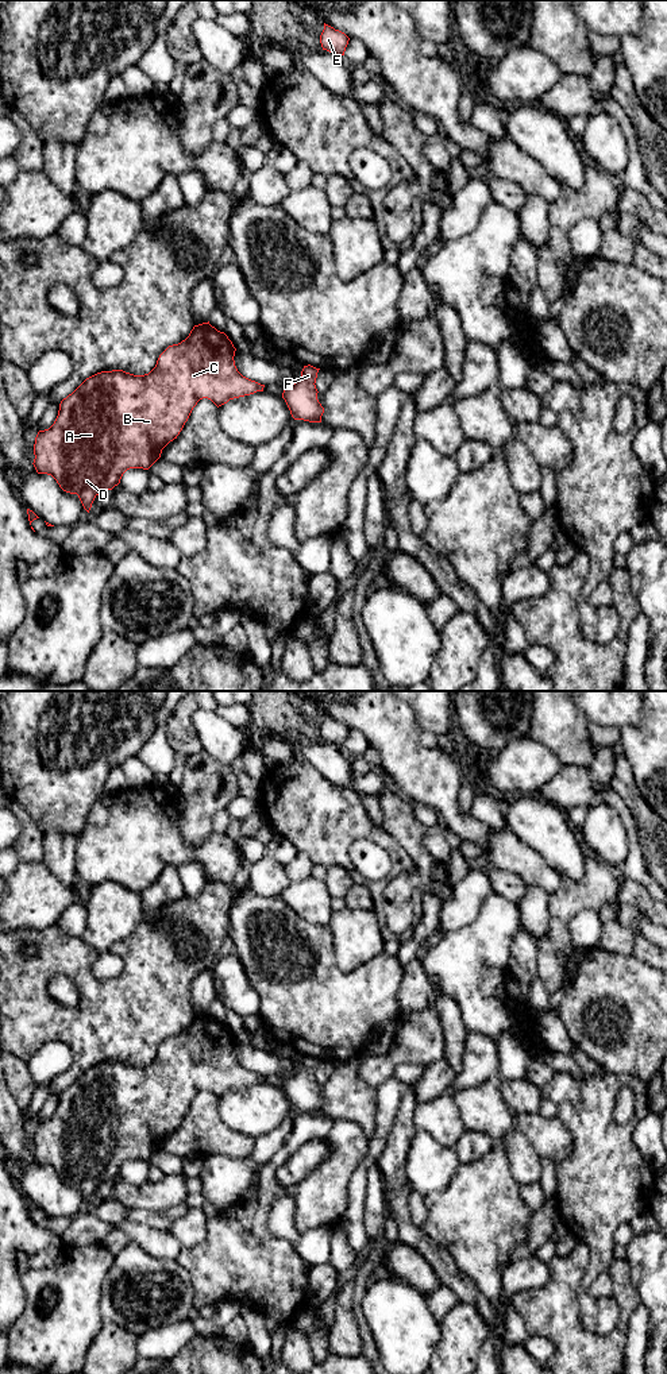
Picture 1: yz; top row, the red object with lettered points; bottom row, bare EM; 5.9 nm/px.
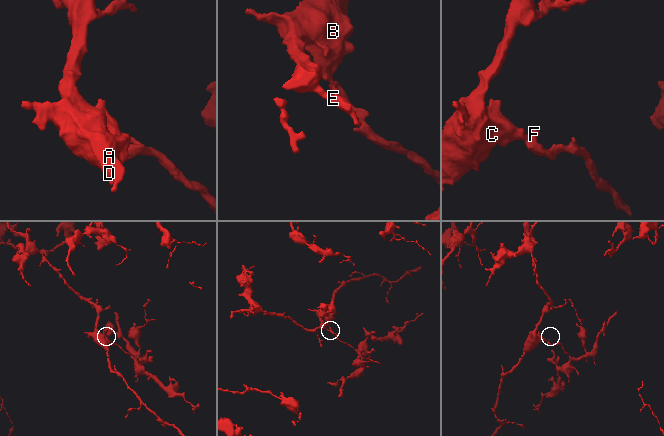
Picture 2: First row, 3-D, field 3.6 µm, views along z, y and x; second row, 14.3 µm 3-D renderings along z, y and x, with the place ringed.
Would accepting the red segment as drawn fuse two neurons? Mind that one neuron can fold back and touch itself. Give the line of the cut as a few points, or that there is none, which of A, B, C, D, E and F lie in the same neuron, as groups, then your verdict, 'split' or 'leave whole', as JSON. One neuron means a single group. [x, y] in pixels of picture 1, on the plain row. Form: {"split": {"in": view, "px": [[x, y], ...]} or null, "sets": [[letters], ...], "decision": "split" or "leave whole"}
{"split": {"in": "yz", "px": [[295, 1075], [285, 1079]]}, "sets": [["A", "B", "C", "D", "E"], ["F"]], "decision": "split"}

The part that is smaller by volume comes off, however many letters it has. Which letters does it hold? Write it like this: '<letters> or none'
F

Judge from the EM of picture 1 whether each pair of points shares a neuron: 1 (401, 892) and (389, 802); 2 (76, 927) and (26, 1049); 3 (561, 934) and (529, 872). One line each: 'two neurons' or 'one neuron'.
1: one neuron
2: two neurons
3: two neurons

